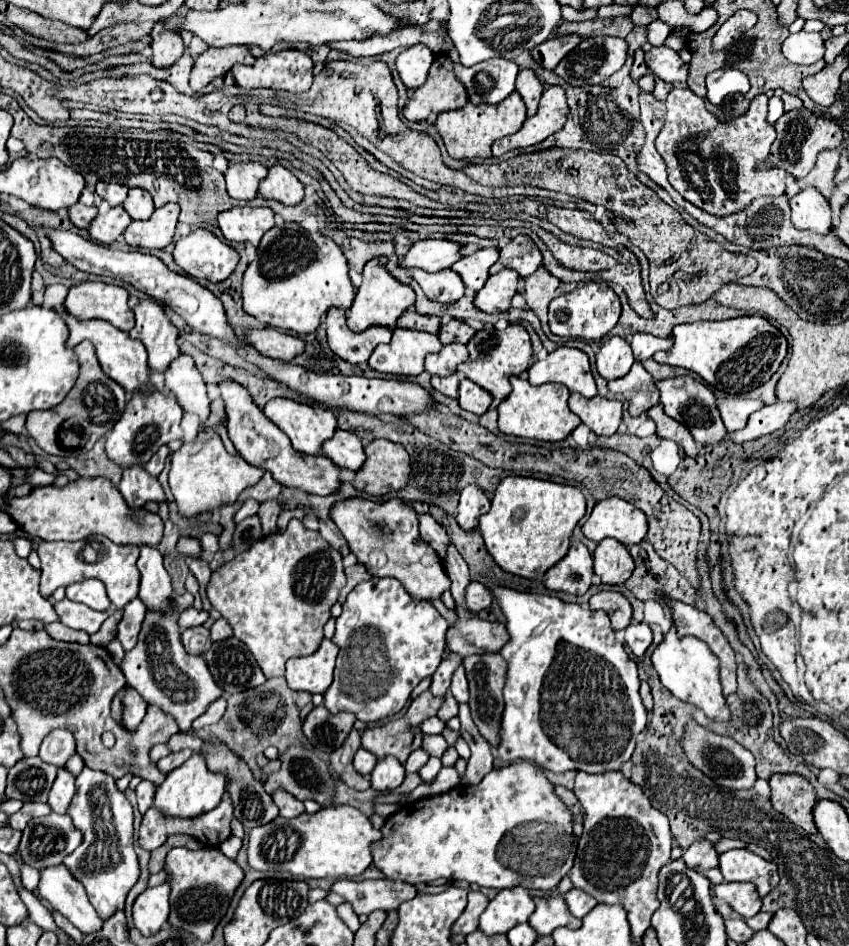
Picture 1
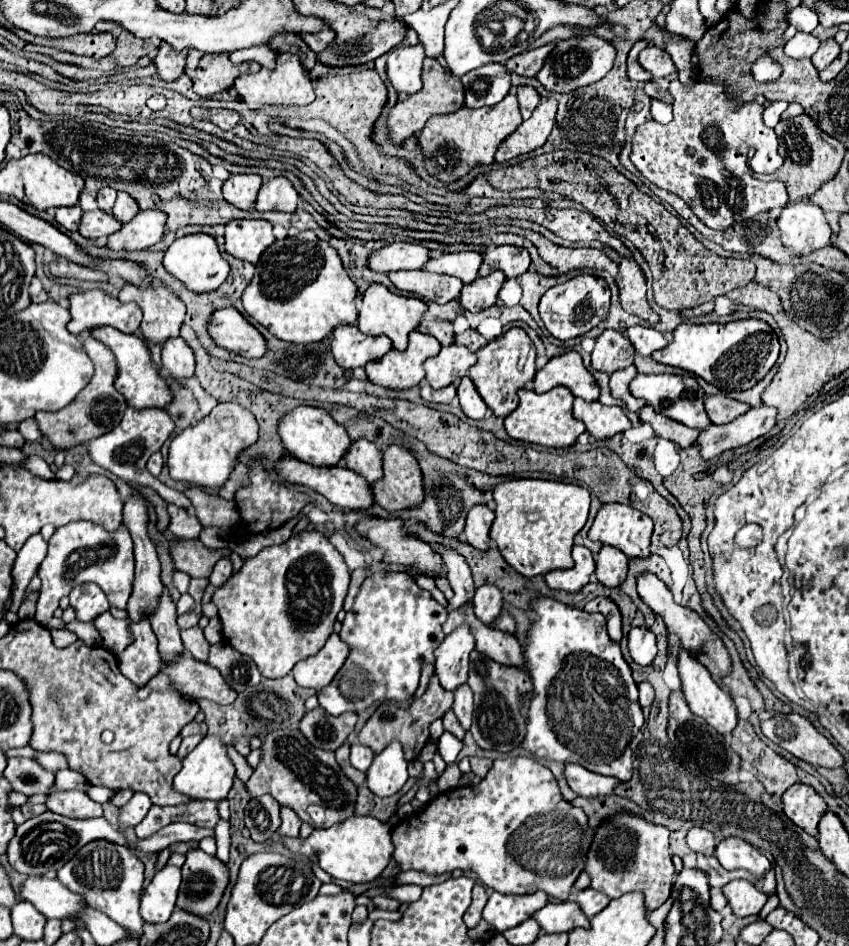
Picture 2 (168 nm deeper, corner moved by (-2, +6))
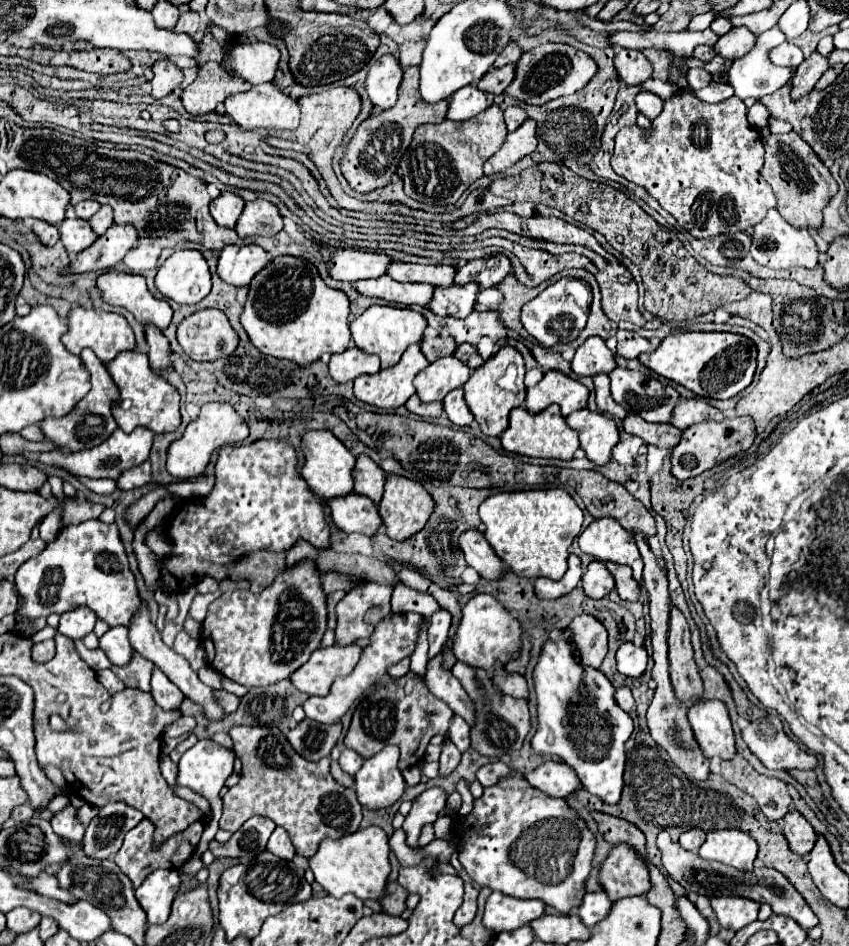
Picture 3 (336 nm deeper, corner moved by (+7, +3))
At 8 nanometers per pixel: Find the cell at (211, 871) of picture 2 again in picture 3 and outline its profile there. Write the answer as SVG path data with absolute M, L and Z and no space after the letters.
M194 855L190 861L186 861L186 863L184 863L184 867L180 869L180 873L182 873L182 875L184 875L184 879L186 879L186 875L198 873L202 867L204 867L204 865L202 865L202 859L200 859L198 855Z

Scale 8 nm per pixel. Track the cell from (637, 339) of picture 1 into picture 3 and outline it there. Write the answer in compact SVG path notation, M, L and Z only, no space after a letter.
M618 331L618 355L624 359L636 359L640 353L654 351L654 345L634 331Z

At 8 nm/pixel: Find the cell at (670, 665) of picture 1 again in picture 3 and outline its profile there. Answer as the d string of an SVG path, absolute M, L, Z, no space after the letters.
M702 699L688 709L688 721L698 747L708 759L714 755L720 759L732 759L736 755L734 733L724 703Z

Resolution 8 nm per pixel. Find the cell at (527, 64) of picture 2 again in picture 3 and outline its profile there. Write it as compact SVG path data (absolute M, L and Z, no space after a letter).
M506 65L506 67L500 67L500 69L490 69L484 75L484 79L480 79L478 87L484 93L500 95L512 83L512 77L514 77L514 65Z

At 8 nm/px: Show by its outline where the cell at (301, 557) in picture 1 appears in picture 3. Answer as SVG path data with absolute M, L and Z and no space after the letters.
M302 561L294 569L284 569L282 575L278 575L278 579L270 587L266 587L262 593L252 593L252 591L224 593L220 599L216 599L210 605L208 617L202 623L202 639L204 639L204 649L206 649L206 655L208 655L208 665L214 667L224 677L234 679L236 683L246 685L246 687L266 687L266 685L272 685L272 683L276 683L280 679L288 679L298 667L302 667L306 663L306 659L312 655L312 651L318 649L324 631L326 631L326 593L320 587L320 573L318 573L318 569L316 569L316 565L312 561Z

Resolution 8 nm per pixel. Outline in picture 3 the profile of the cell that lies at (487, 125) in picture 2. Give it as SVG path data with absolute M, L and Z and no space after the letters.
M490 105L470 121L444 119L438 125L420 125L414 131L408 151L400 159L398 175L404 181L404 193L426 205L454 205L460 195L484 175L484 161L502 147L506 133L498 105Z

